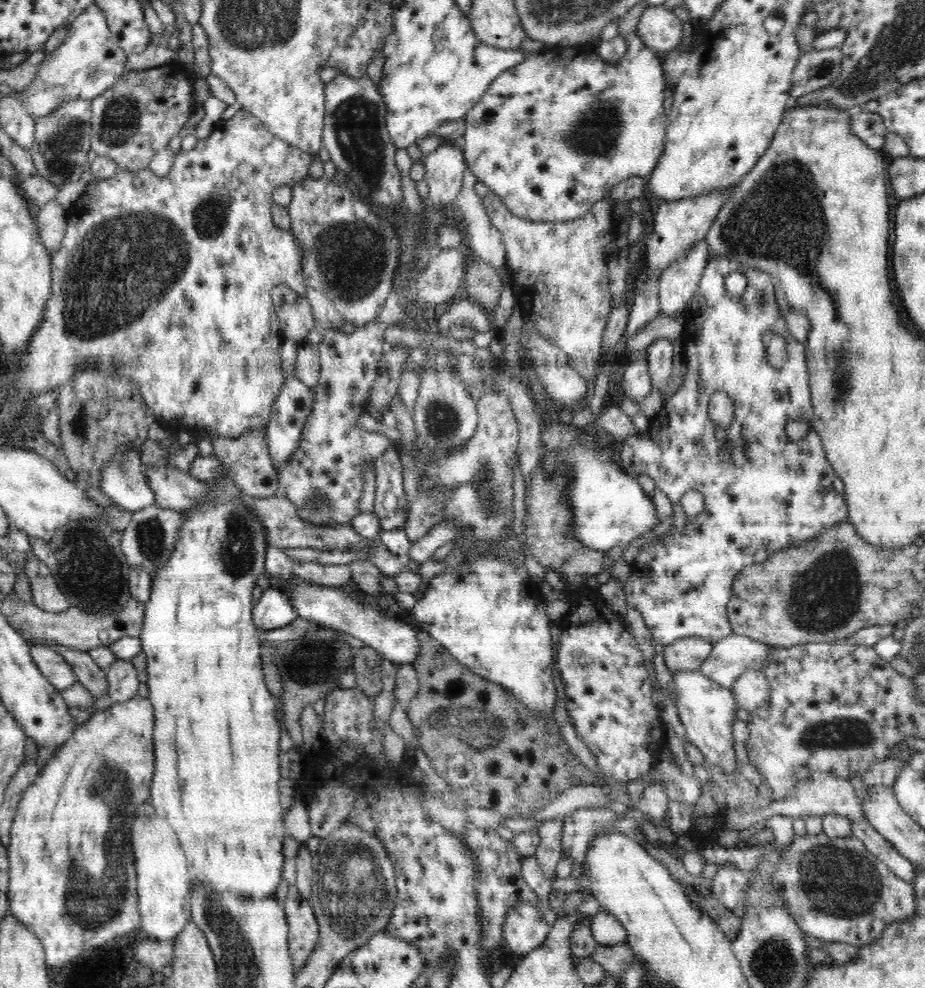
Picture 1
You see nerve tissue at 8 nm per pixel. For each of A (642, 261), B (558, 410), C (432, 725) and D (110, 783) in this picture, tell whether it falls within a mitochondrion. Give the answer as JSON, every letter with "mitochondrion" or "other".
{"A":"other","B":"other","C":"mitochondrion","D":"mitochondrion"}

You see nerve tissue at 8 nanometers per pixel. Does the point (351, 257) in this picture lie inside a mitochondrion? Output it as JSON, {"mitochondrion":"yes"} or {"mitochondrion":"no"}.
{"mitochondrion":"yes"}

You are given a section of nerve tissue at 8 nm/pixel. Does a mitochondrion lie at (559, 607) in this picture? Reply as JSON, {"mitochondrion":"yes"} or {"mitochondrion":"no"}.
{"mitochondrion":"no"}

